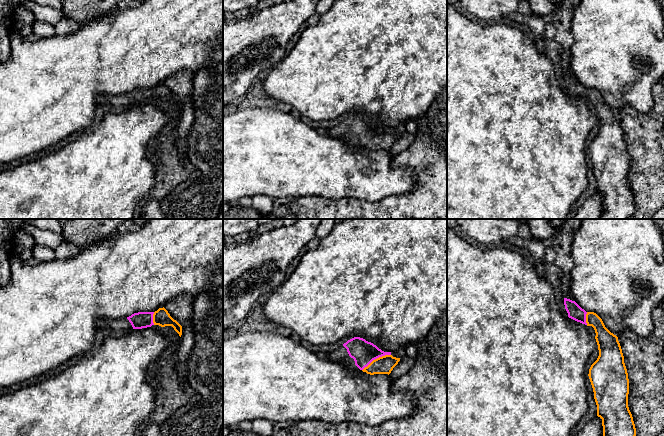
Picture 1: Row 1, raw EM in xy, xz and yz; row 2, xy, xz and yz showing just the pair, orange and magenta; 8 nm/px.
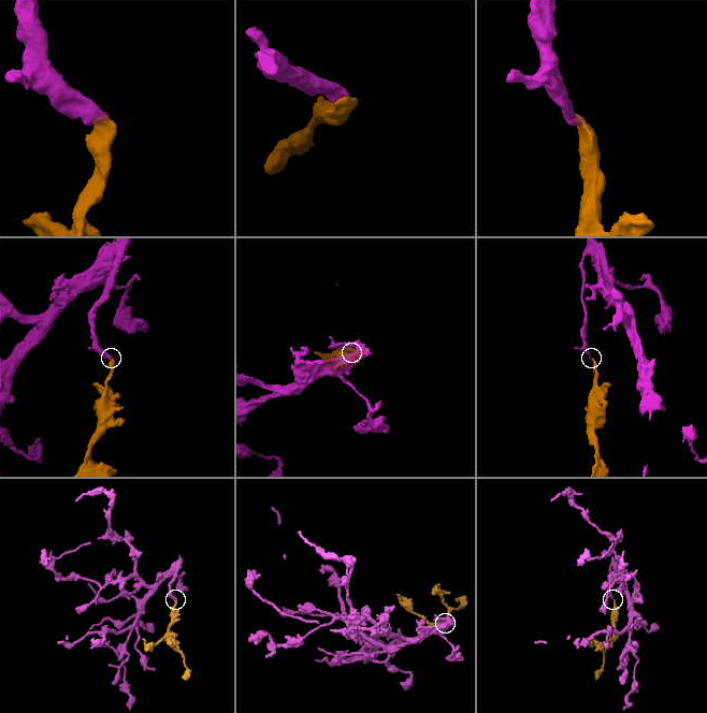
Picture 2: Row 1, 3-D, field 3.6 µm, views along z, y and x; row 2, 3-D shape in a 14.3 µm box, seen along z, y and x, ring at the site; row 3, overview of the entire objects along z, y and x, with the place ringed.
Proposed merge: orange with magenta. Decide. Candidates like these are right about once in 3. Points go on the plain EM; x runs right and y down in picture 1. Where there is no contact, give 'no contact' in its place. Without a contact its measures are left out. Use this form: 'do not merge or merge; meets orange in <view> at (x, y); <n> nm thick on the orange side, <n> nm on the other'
merge; meets orange in xz at (377, 134); 140 nm thick on the orange side, 190 nm on the other

